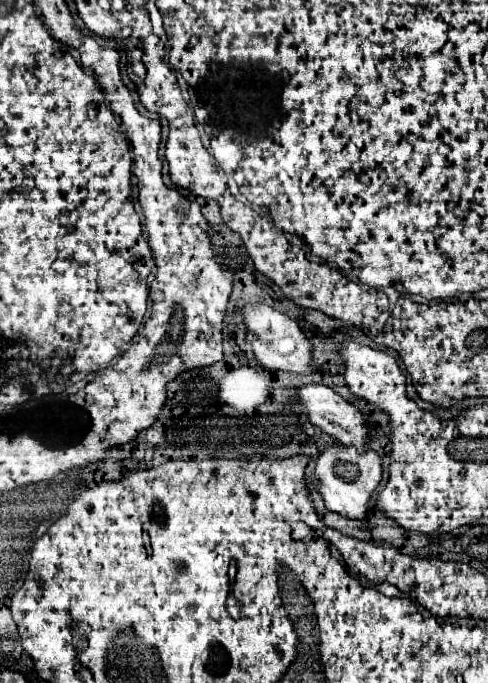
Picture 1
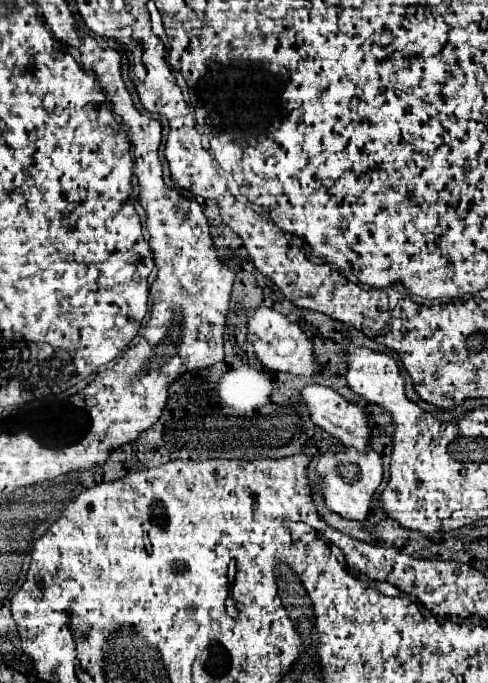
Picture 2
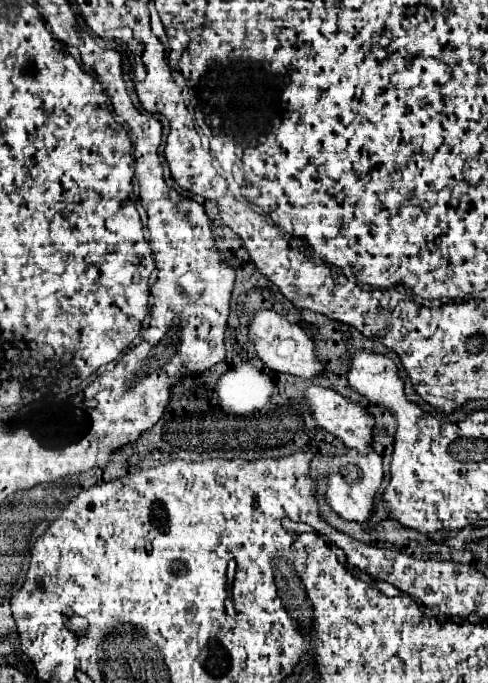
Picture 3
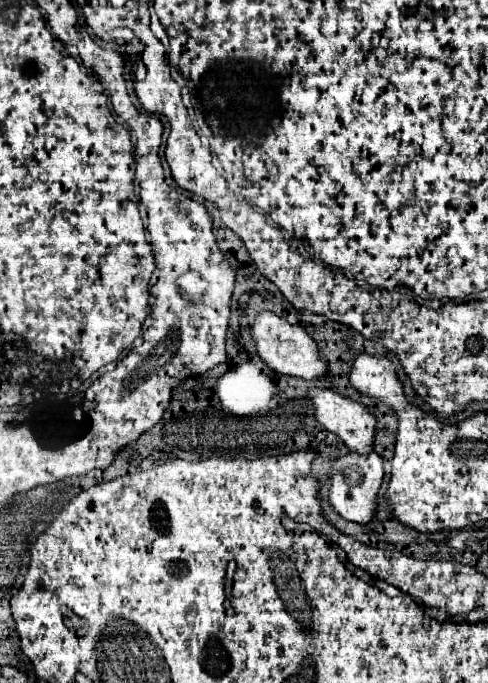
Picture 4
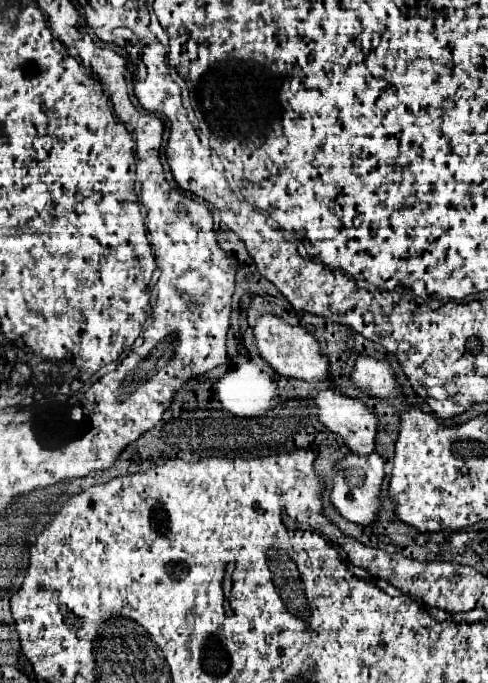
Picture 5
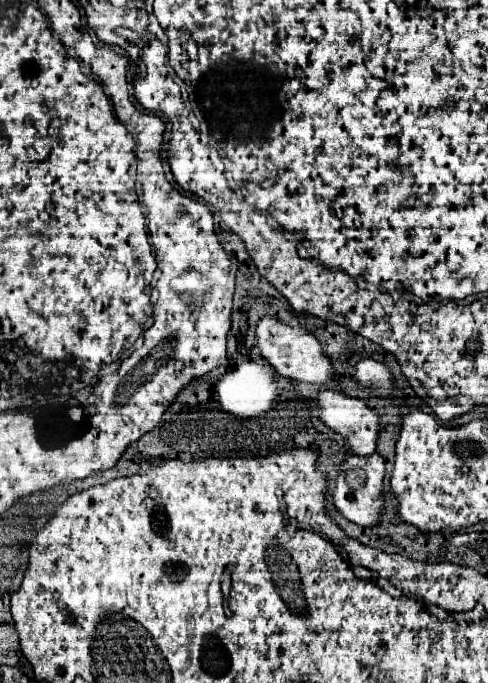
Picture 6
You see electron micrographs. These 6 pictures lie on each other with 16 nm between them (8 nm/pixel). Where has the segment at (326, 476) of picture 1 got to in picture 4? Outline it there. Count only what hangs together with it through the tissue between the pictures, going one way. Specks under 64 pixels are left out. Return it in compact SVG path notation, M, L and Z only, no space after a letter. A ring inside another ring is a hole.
M348 452L346 456L332 462L332 470L334 470L334 478L332 478L332 488L328 492L332 508L342 518L358 522L358 524L368 524L370 520L374 520L376 508L378 508L376 498L378 498L378 490L382 484L382 476L384 476L382 458L376 452L372 452L368 456Z

